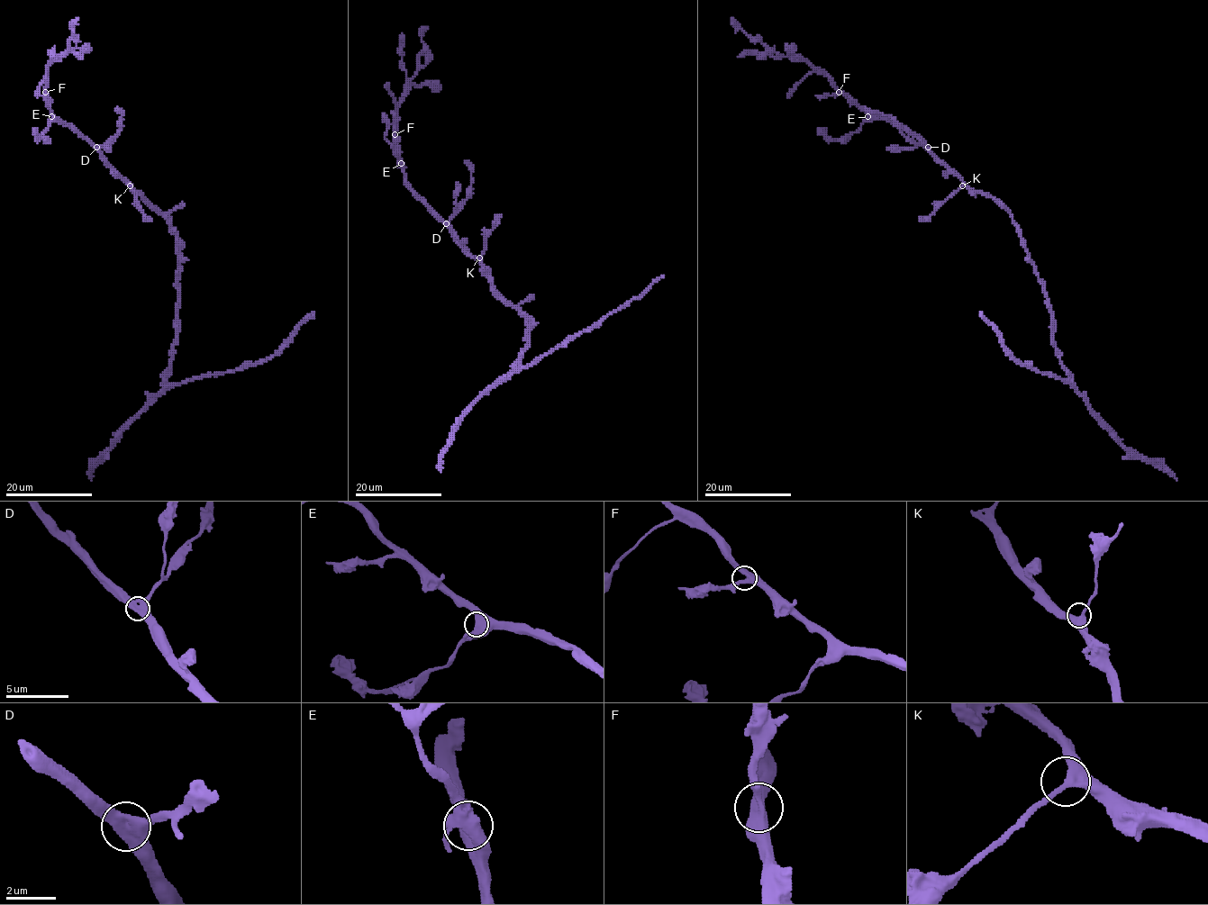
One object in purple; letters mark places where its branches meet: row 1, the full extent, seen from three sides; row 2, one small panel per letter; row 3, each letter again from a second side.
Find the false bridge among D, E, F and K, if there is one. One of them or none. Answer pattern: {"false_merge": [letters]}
{"false_merge": []}

